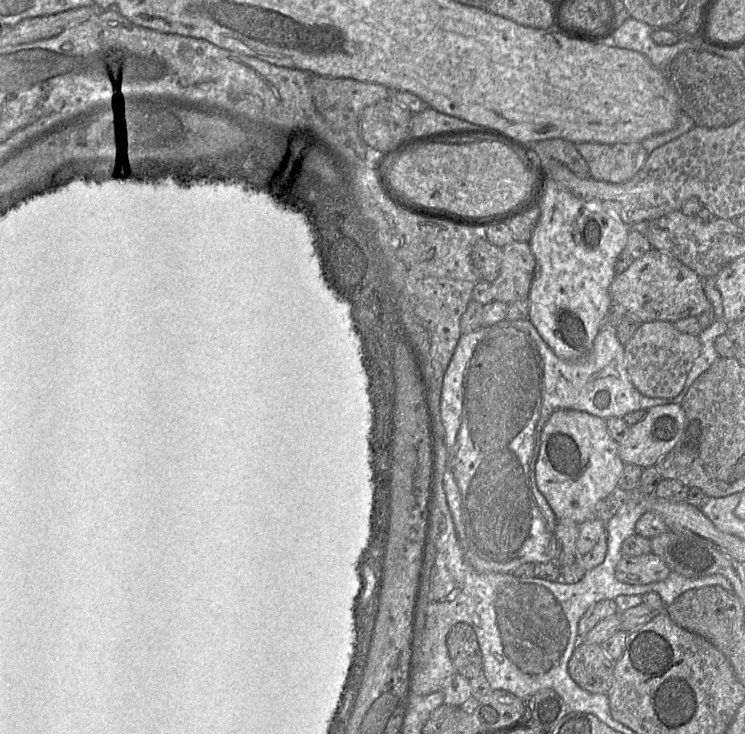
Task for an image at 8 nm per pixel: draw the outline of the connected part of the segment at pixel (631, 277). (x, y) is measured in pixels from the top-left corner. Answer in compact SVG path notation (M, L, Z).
M652 248L624 272L617 274L610 286L610 297L642 323L699 317L712 308L703 289L703 279L674 256Z

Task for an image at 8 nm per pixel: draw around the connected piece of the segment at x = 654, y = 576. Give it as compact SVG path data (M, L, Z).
M656 554L623 555L615 569L615 577L630 585L645 585L659 582L668 577L670 569Z

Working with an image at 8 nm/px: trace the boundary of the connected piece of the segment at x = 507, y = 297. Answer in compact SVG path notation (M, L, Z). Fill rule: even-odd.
M514 240L502 249L500 274L492 283L494 299L506 304L528 299L536 265L529 243Z

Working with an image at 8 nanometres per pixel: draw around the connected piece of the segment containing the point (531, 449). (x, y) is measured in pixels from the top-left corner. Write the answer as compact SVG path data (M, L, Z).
M505 319L496 323L495 325L482 326L480 329L474 332L462 334L444 377L442 398L440 403L441 424L434 424L435 439L442 439L445 449L435 449L431 502L441 502L441 490L443 487L446 493L449 508L452 513L460 545L469 564L475 570L481 573L513 574L521 565L525 563L543 564L548 562L556 562L559 555L559 542L556 536L558 519L536 484L536 461L540 452L541 433L551 415L556 410L574 409L587 412L606 420L609 417L623 418L623 416L625 416L627 413L636 410L648 410L654 406L669 403L681 404L685 394L693 382L720 357L715 350L714 342L718 336L727 333L729 325L729 323L723 320L715 320L708 328L701 330L698 336L700 340L700 354L694 361L682 392L675 398L651 398L641 394L635 388L629 378L626 368L624 346L617 337L616 328L610 324L603 323L594 339L591 352L584 359L577 361L565 361L556 356L553 350L542 339L537 329L529 319Z

